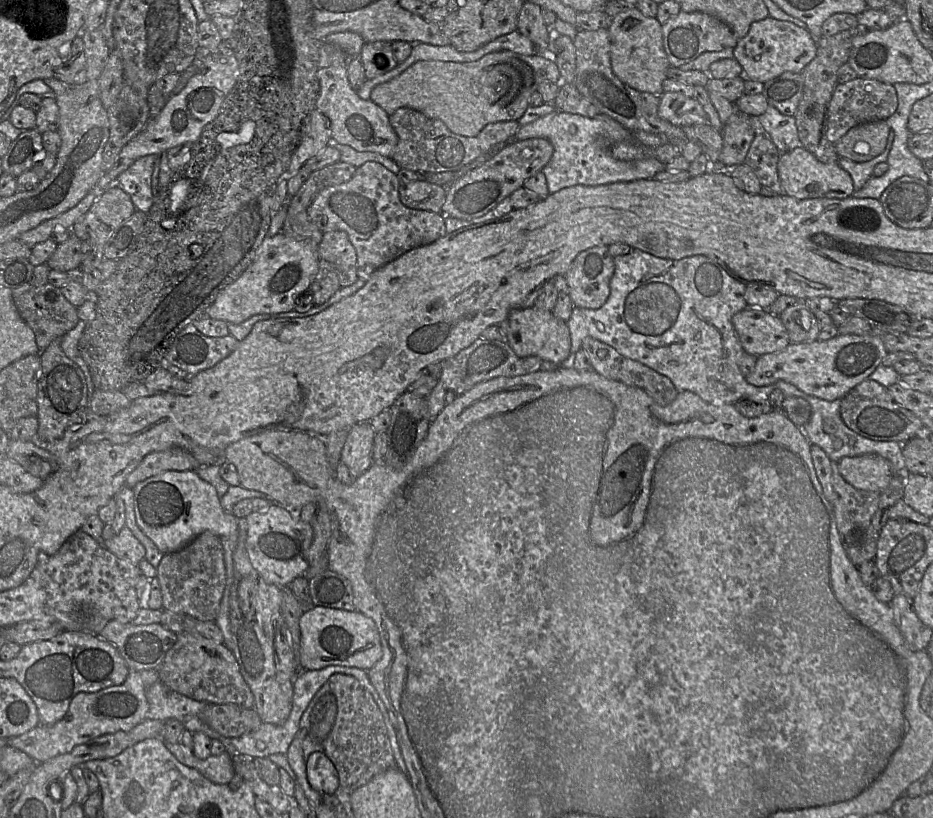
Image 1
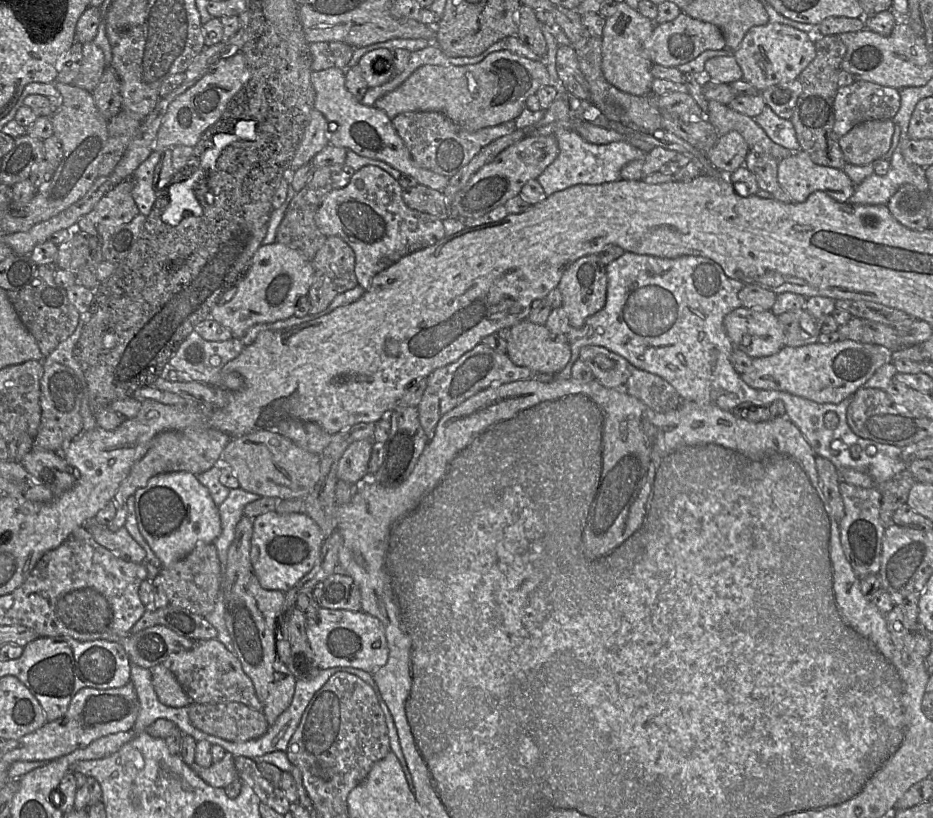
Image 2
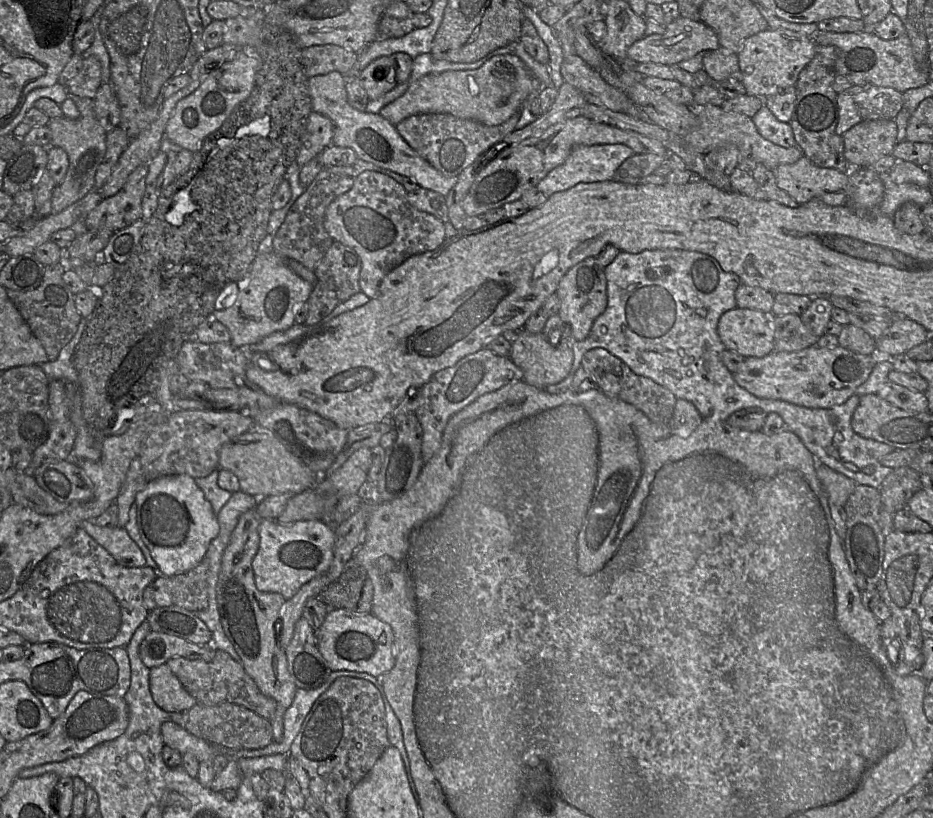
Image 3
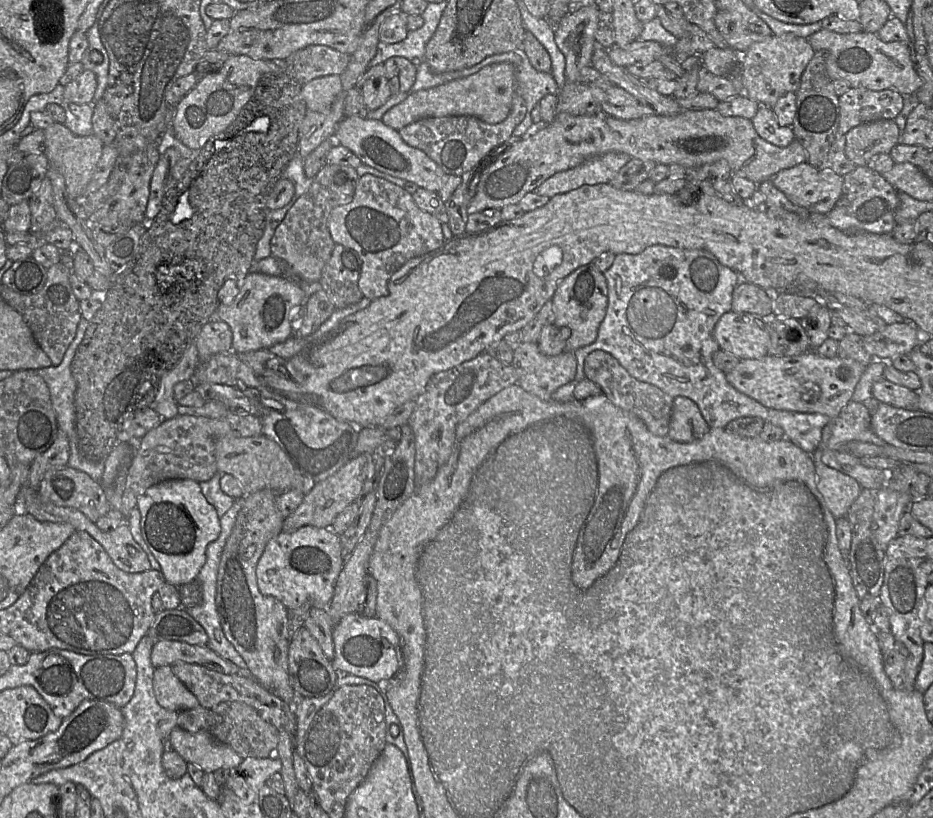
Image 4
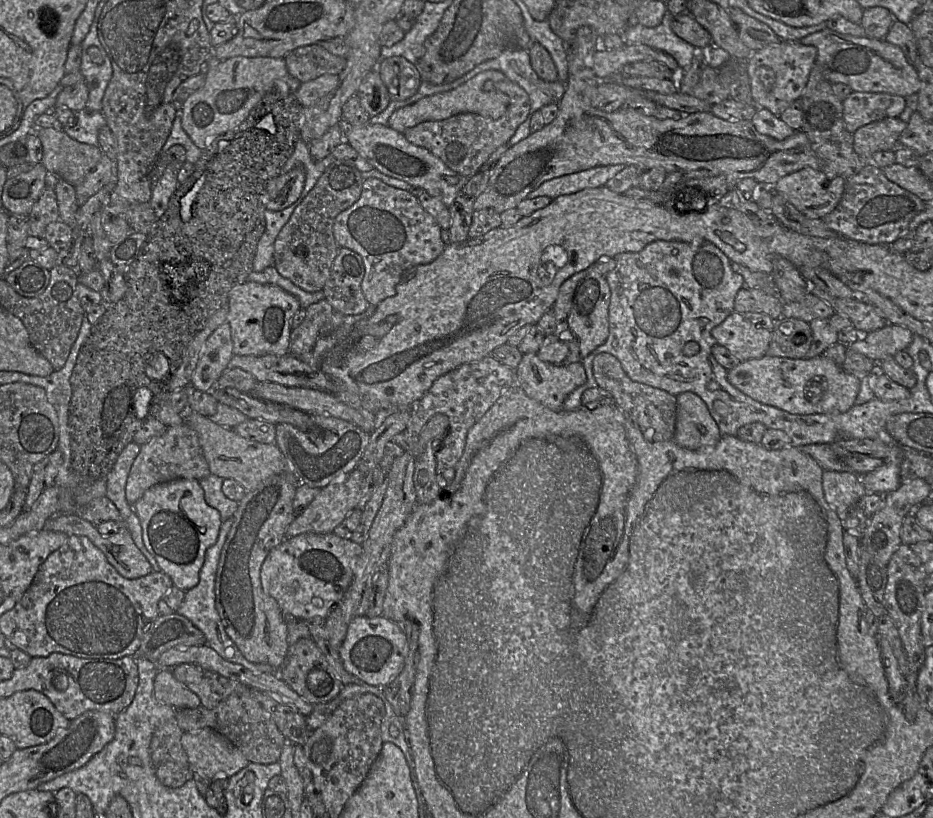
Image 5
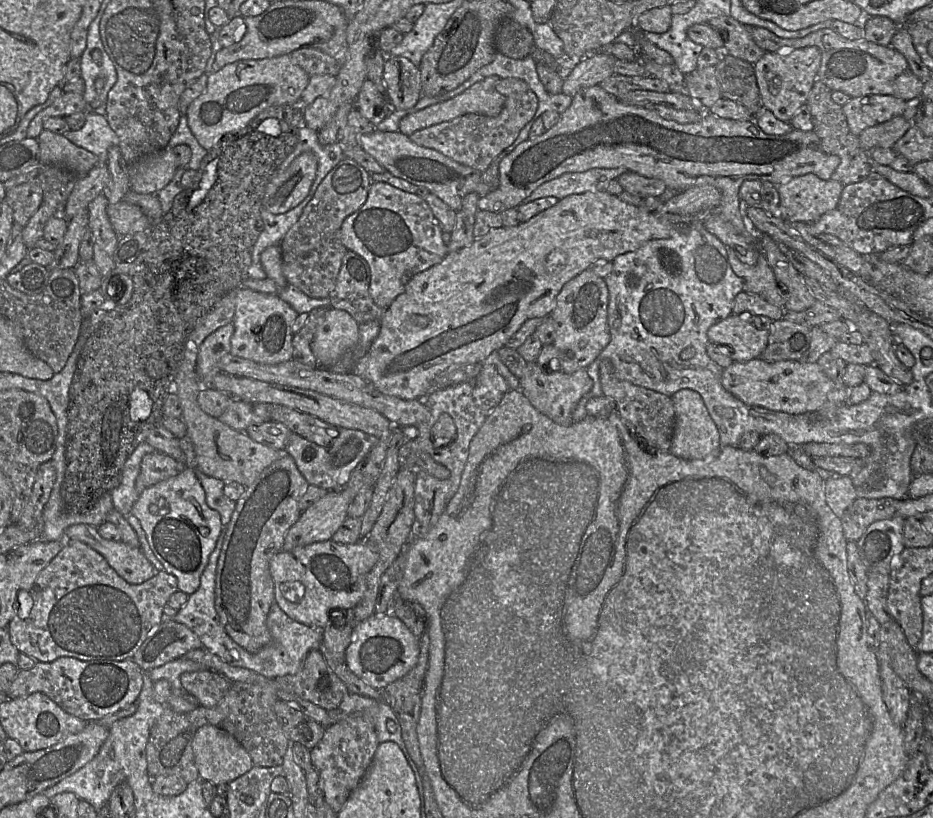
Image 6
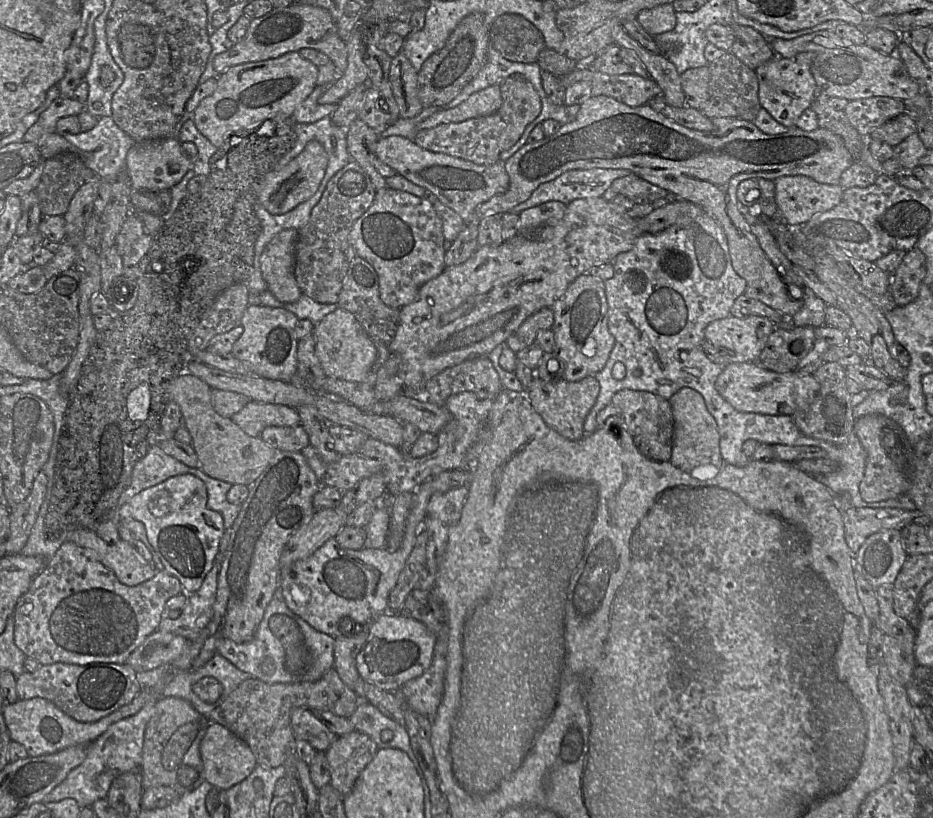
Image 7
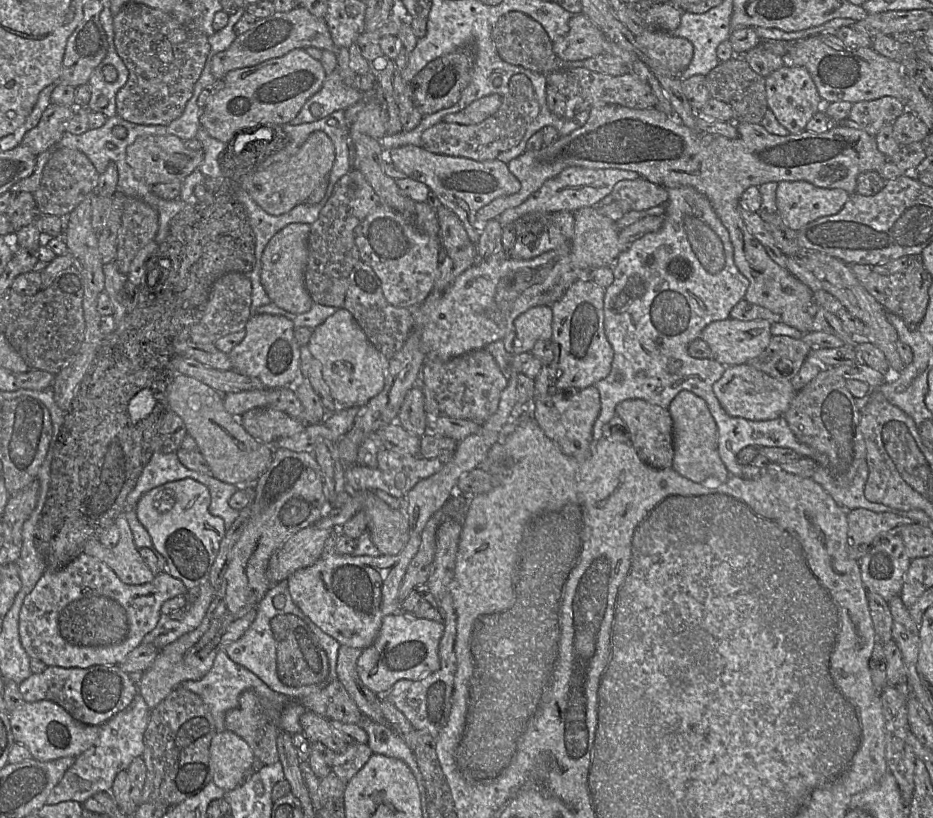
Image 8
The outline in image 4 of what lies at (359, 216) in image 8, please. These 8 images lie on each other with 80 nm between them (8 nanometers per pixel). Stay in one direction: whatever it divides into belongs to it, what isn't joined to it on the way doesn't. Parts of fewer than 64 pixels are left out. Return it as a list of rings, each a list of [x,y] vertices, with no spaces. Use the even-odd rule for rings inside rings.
[[[327,163],[313,177],[310,188],[287,211],[284,219],[275,229],[270,242],[271,256],[281,262],[286,271],[307,282],[319,281],[322,270],[328,262],[333,247],[335,246],[328,229],[330,213],[334,208],[352,201],[358,180],[358,173],[352,166]]]

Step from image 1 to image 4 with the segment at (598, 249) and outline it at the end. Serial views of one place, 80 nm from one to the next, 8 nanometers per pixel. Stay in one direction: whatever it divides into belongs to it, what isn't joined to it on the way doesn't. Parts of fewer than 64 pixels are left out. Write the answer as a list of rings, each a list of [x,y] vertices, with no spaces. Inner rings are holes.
[[[592,263],[578,267],[558,285],[552,298],[555,306],[554,324],[560,329],[567,327],[571,335],[566,340],[566,348],[574,352],[578,348],[593,343],[598,336],[598,329],[605,318],[608,305],[608,286],[604,274]]]

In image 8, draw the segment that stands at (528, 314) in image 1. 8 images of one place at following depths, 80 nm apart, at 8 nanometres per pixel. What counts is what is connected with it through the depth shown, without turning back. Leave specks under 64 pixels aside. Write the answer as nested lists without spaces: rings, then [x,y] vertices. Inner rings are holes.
[[[595,385],[584,389],[568,388],[545,398],[534,397],[530,413],[545,435],[556,443],[561,451],[577,460],[592,455],[593,425],[601,409],[600,394]]]

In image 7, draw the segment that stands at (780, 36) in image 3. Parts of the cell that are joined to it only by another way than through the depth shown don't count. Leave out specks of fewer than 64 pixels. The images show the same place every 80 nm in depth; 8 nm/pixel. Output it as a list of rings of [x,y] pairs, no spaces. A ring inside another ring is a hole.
[[[801,52],[792,58],[774,56],[755,69],[761,107],[785,127],[795,127],[799,117],[811,107],[815,98],[818,87],[811,72],[814,58],[813,52]]]

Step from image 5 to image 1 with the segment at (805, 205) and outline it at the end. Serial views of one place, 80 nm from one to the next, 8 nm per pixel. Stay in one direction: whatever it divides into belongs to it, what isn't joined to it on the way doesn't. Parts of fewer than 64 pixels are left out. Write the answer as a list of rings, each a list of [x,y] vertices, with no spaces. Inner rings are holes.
[[[803,147],[780,153],[777,173],[784,194],[798,200],[812,198],[844,199],[854,193],[853,180],[848,172],[836,163],[822,163]]]

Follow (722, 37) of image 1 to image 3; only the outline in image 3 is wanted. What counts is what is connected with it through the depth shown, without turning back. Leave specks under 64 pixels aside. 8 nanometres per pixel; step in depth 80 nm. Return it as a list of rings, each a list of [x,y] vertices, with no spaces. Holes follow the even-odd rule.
[[[679,16],[665,26],[663,34],[651,34],[634,42],[627,50],[627,56],[636,63],[653,62],[664,65],[677,65],[702,51],[720,49],[718,37],[714,30],[702,23]]]

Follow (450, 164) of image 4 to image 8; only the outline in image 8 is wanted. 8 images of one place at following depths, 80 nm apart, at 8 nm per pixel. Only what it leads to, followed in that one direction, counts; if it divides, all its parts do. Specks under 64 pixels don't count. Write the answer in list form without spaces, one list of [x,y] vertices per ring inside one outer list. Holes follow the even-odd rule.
[[[515,74],[511,77],[508,91],[502,98],[502,104],[497,112],[478,124],[440,122],[426,129],[421,135],[420,147],[434,154],[465,157],[475,161],[496,159],[500,153],[520,143],[527,127],[540,112],[532,83],[524,74]]]

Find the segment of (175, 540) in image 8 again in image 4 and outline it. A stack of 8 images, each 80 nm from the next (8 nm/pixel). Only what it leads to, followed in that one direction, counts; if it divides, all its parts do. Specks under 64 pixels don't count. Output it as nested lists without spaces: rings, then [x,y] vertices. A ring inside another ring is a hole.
[[[167,480],[148,488],[138,499],[141,534],[147,547],[159,563],[165,581],[176,587],[197,580],[206,560],[208,545],[220,534],[216,509],[205,499],[199,483],[193,480]]]

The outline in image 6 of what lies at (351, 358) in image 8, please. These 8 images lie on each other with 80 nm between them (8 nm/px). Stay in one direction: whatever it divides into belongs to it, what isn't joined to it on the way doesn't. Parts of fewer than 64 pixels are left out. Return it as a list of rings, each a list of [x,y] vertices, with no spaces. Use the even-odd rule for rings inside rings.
[[[329,308],[316,328],[312,351],[319,368],[330,369],[359,339],[359,323],[339,309]]]

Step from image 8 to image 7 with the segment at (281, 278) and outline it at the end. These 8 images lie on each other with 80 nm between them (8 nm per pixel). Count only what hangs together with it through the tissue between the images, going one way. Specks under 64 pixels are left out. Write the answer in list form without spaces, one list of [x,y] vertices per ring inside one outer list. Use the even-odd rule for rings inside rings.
[[[284,229],[270,240],[260,256],[268,291],[283,303],[295,302],[302,294],[294,276],[297,238],[297,229]]]

